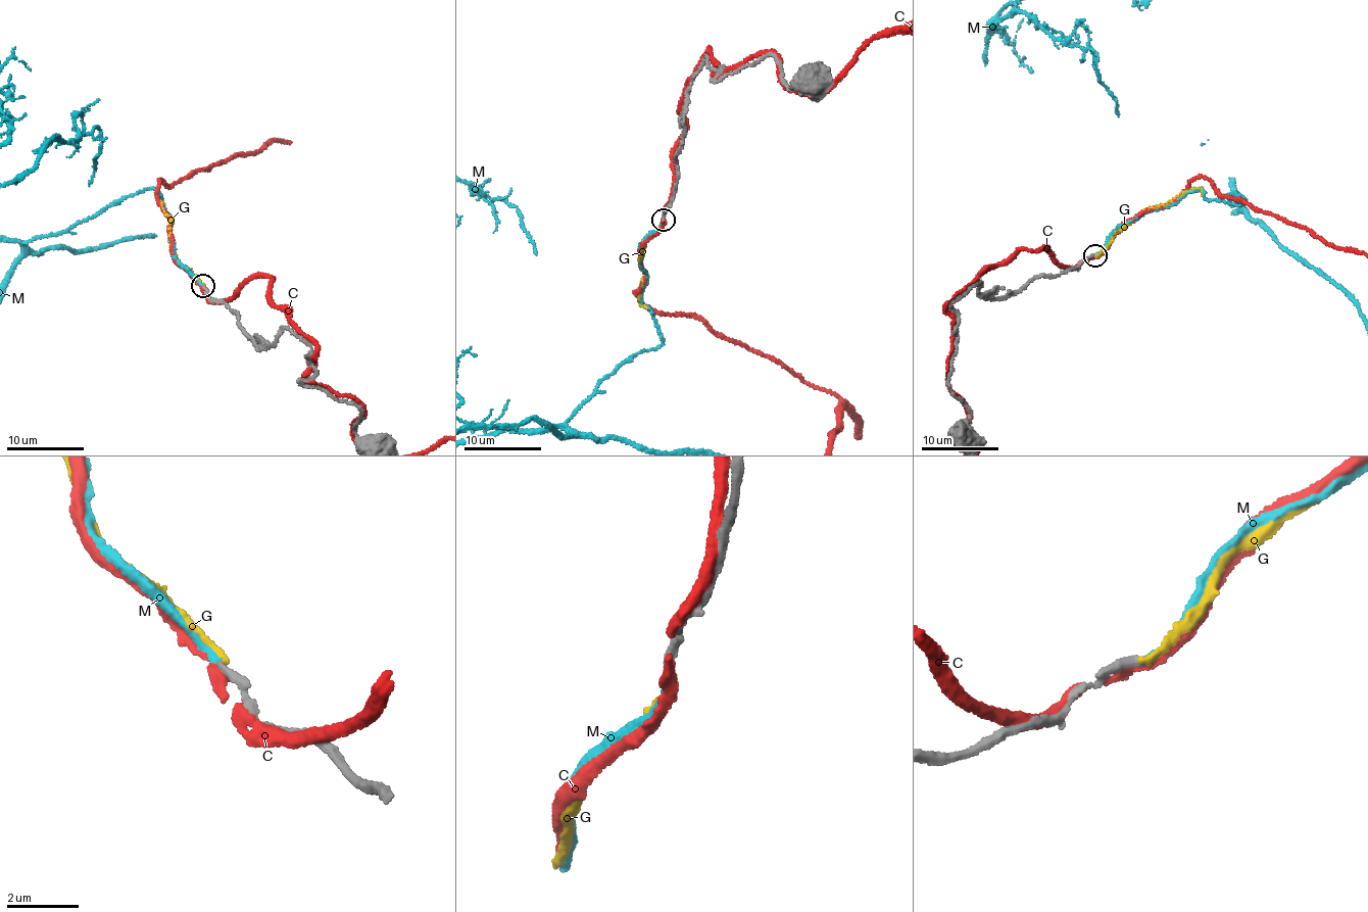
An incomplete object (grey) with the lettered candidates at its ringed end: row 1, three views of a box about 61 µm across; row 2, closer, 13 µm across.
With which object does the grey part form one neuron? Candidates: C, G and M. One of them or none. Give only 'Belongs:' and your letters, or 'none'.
Belongs: M

